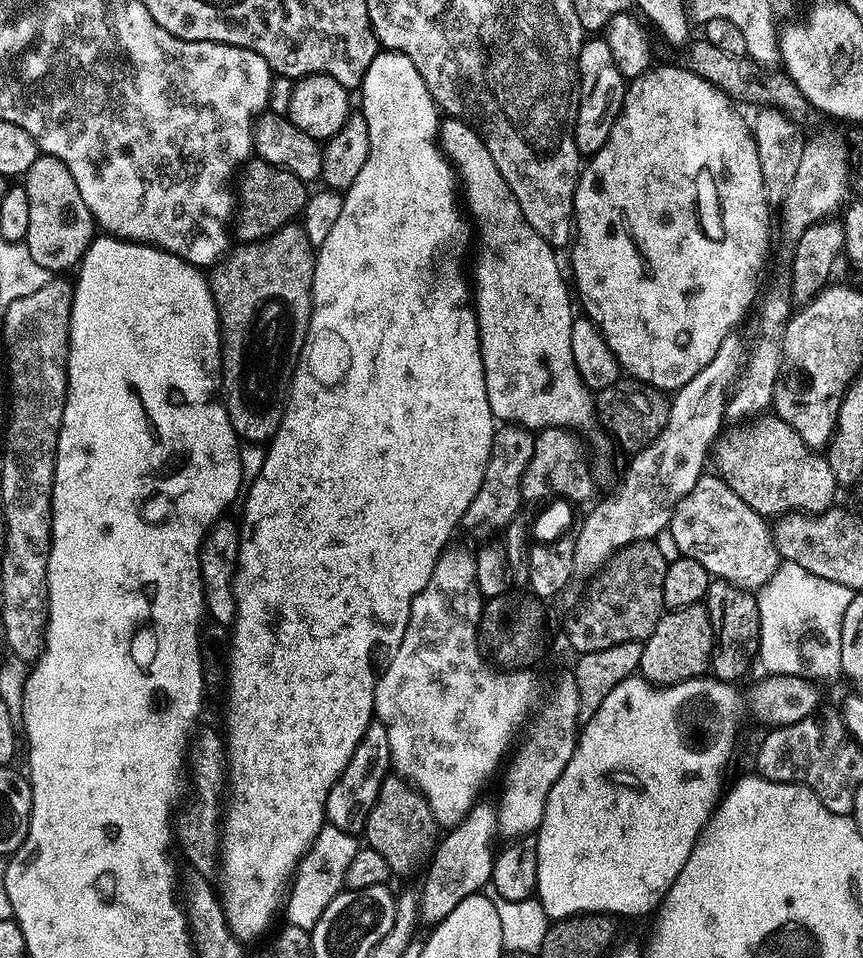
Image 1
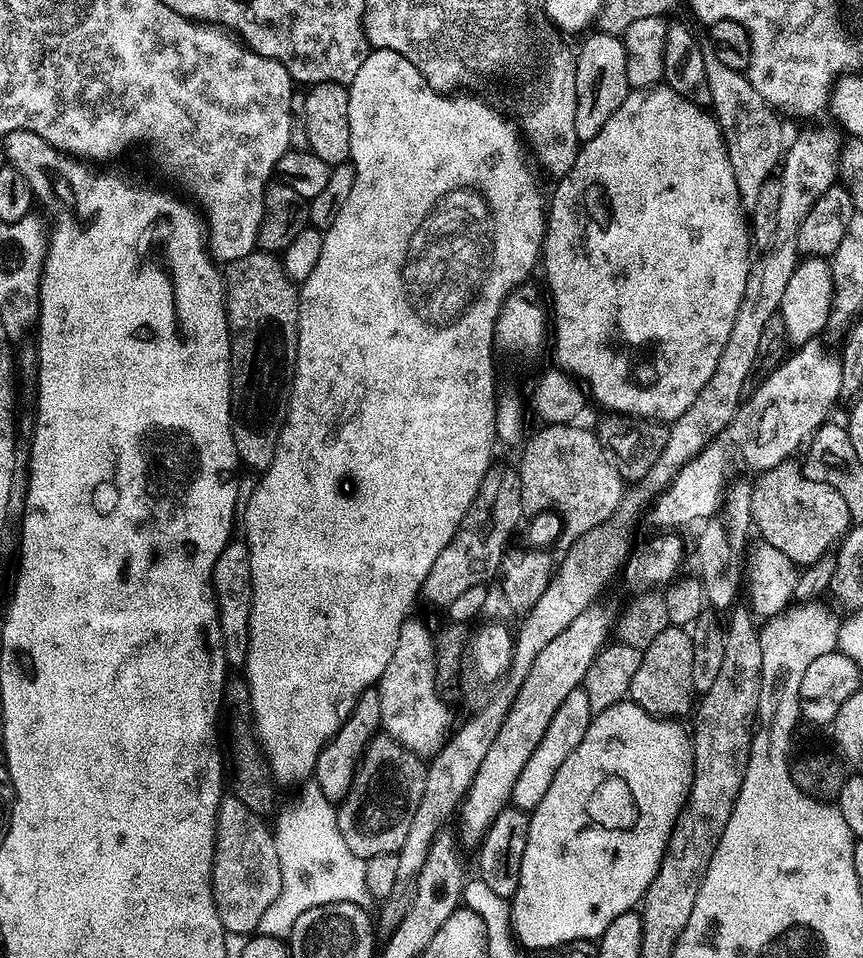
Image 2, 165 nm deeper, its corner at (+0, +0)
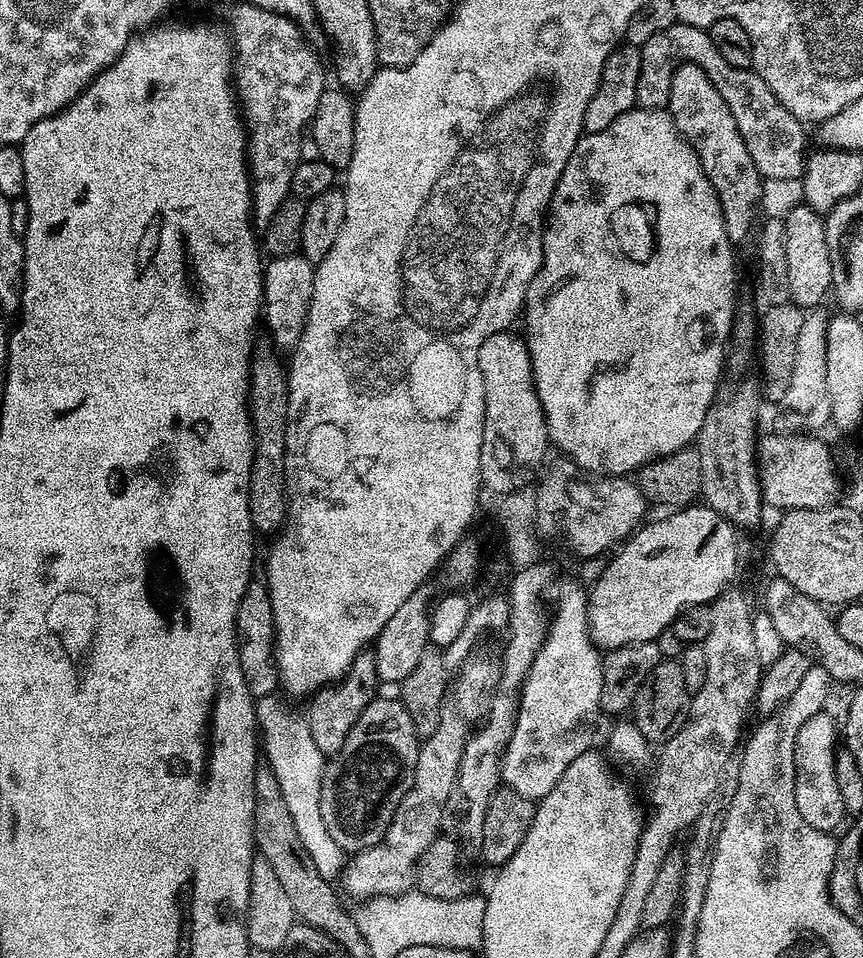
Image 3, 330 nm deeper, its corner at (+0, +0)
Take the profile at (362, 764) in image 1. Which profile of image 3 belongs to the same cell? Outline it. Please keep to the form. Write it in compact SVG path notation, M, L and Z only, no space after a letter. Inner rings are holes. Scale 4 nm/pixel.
M365 650L358 654L358 658L354 658L350 670L342 679L335 684L329 684L327 688L321 688L307 701L309 704L306 719L310 735L324 757L331 758L339 754L354 722L358 722L358 714L362 714L362 710L366 710L366 706L370 706L370 702L377 699L376 688L378 689L379 684L376 653Z

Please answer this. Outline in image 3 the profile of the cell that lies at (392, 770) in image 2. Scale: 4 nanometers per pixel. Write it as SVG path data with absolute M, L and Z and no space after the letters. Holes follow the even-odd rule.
M381 695L372 700L350 730L342 750L324 765L321 814L334 842L345 853L373 848L414 782L421 741L403 700Z

